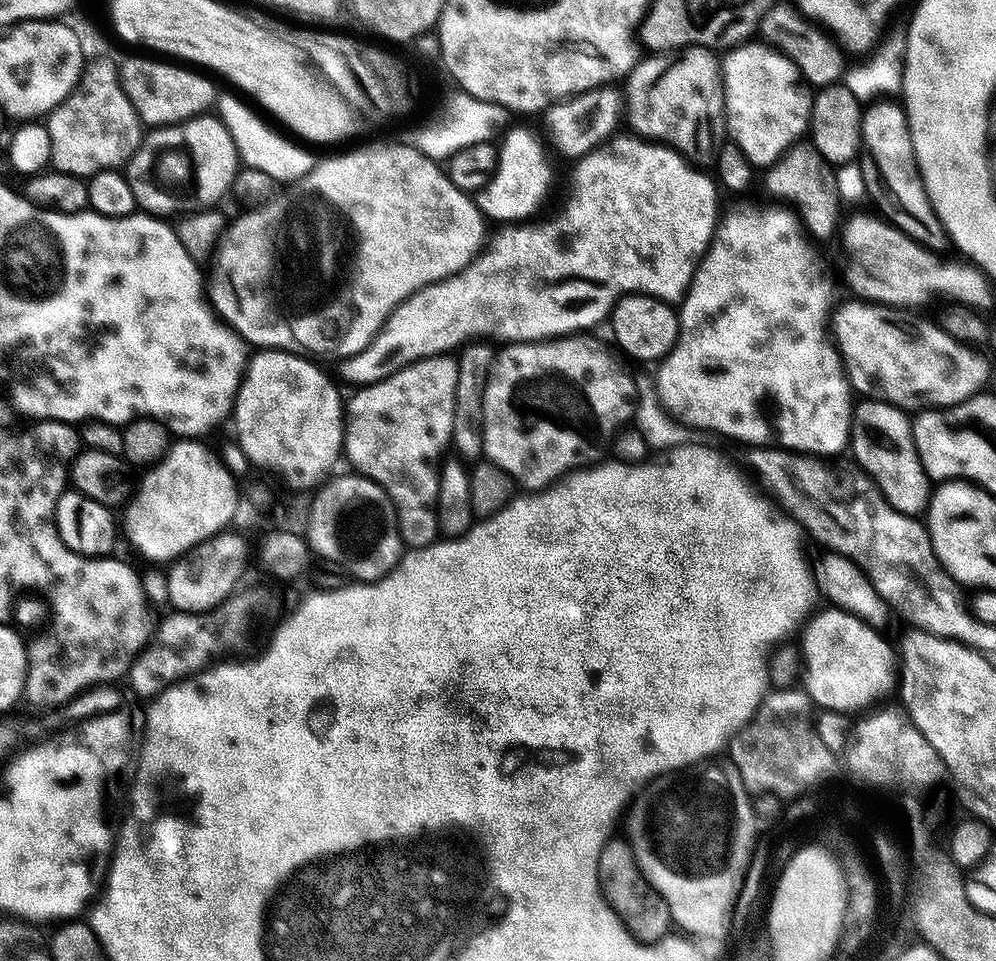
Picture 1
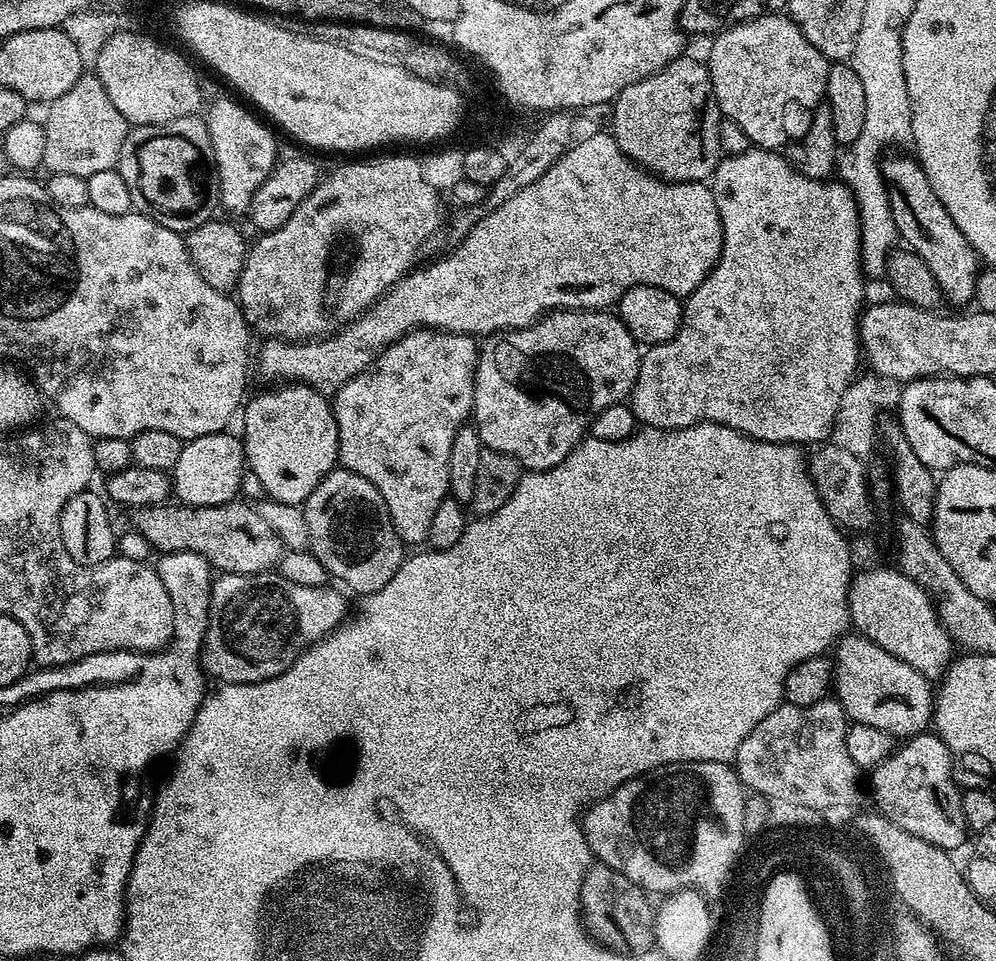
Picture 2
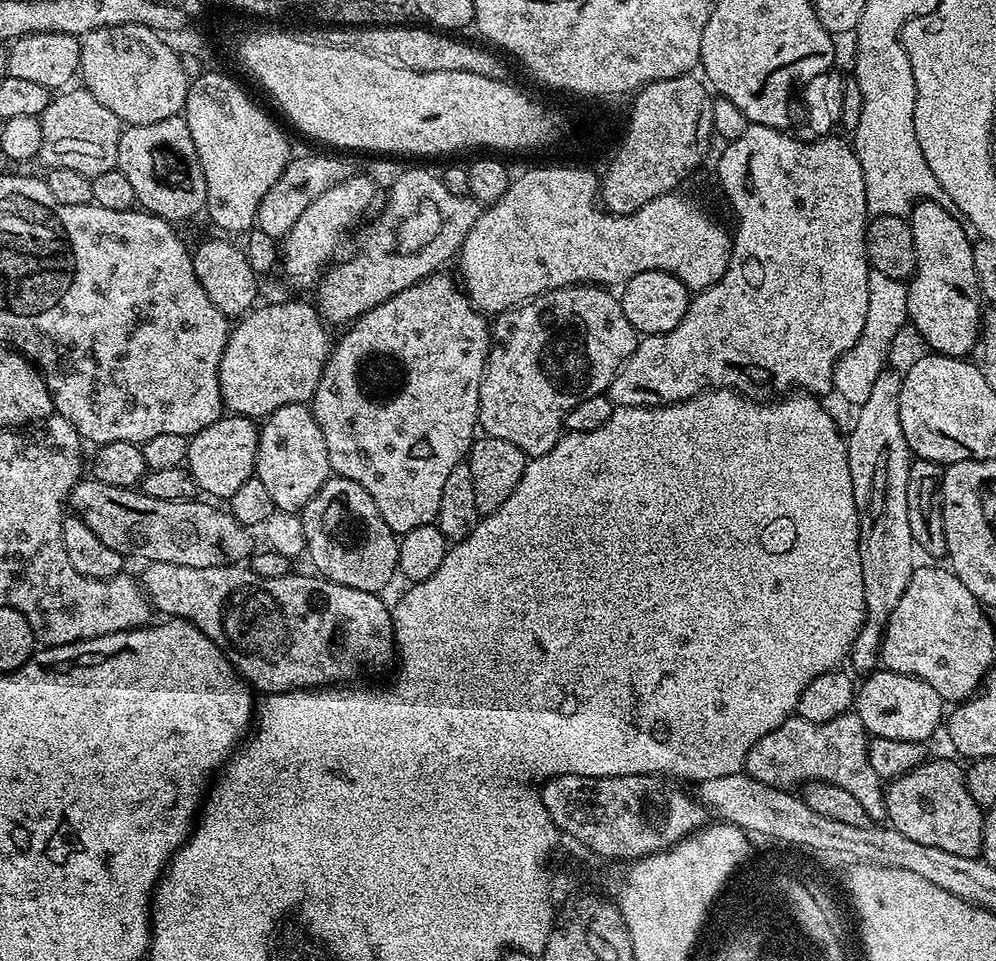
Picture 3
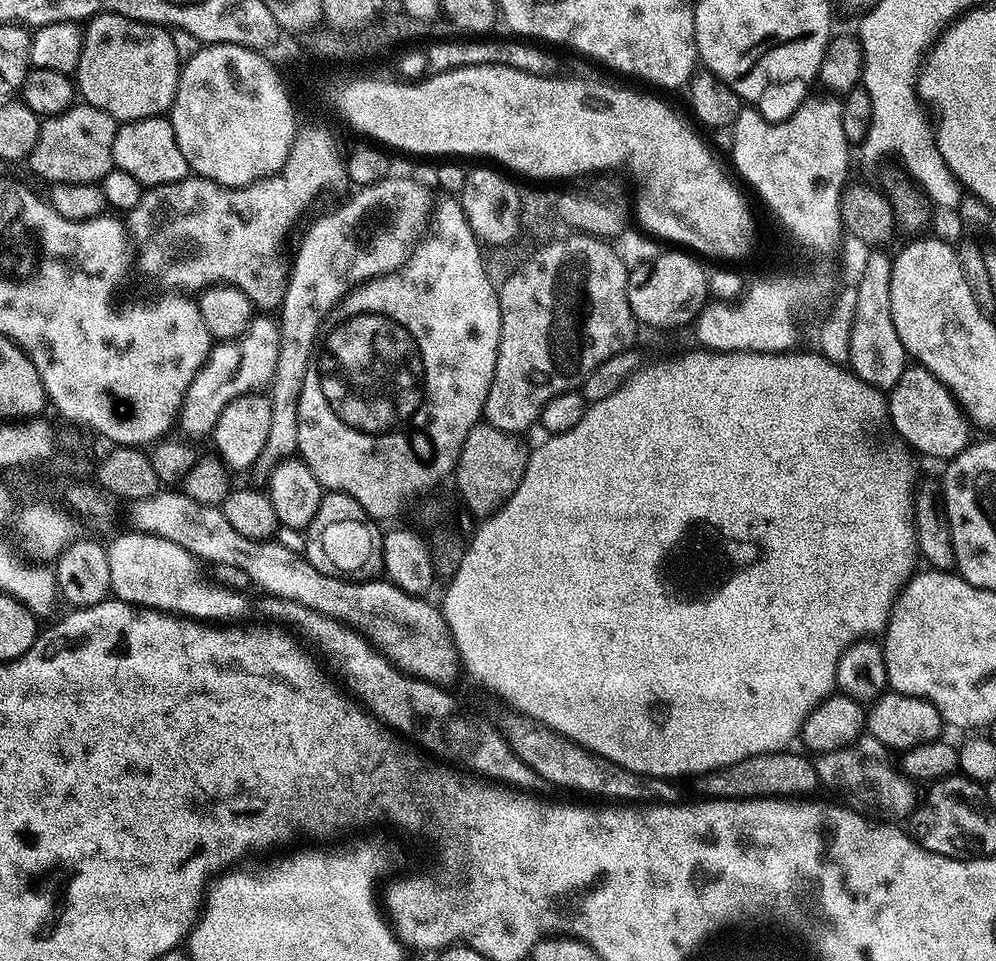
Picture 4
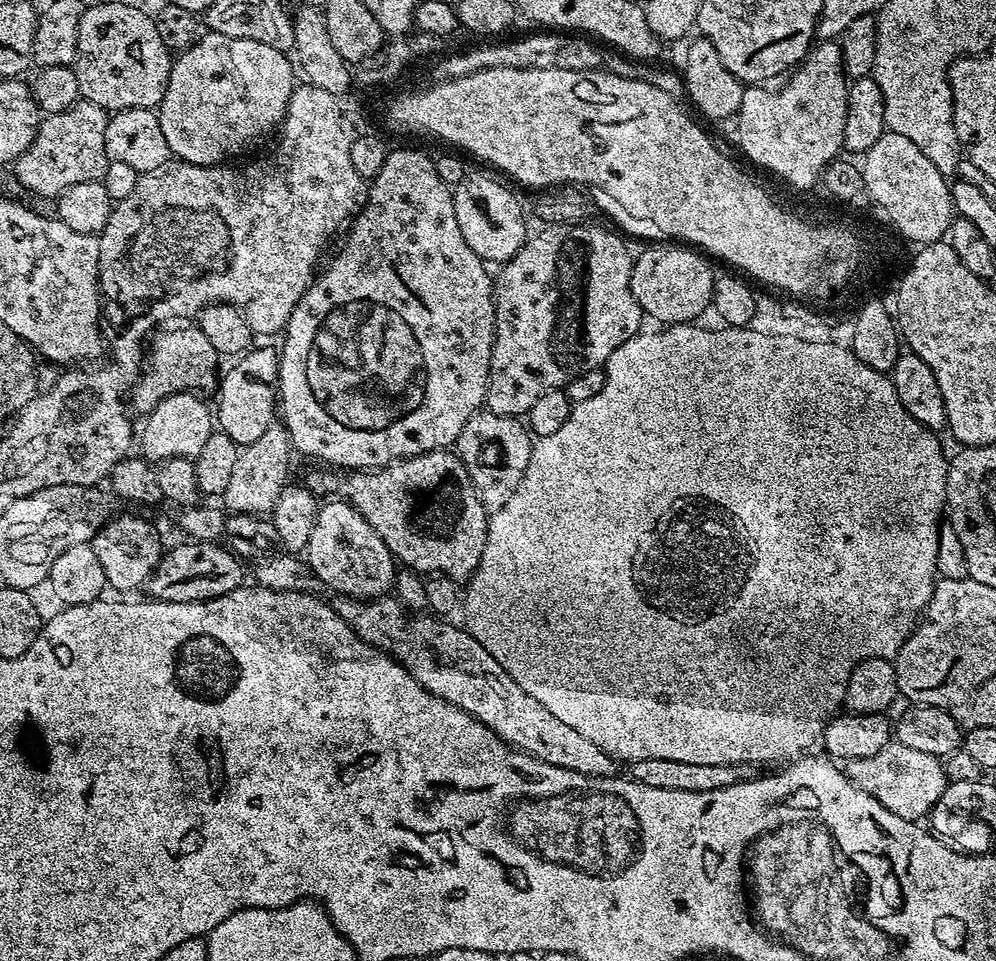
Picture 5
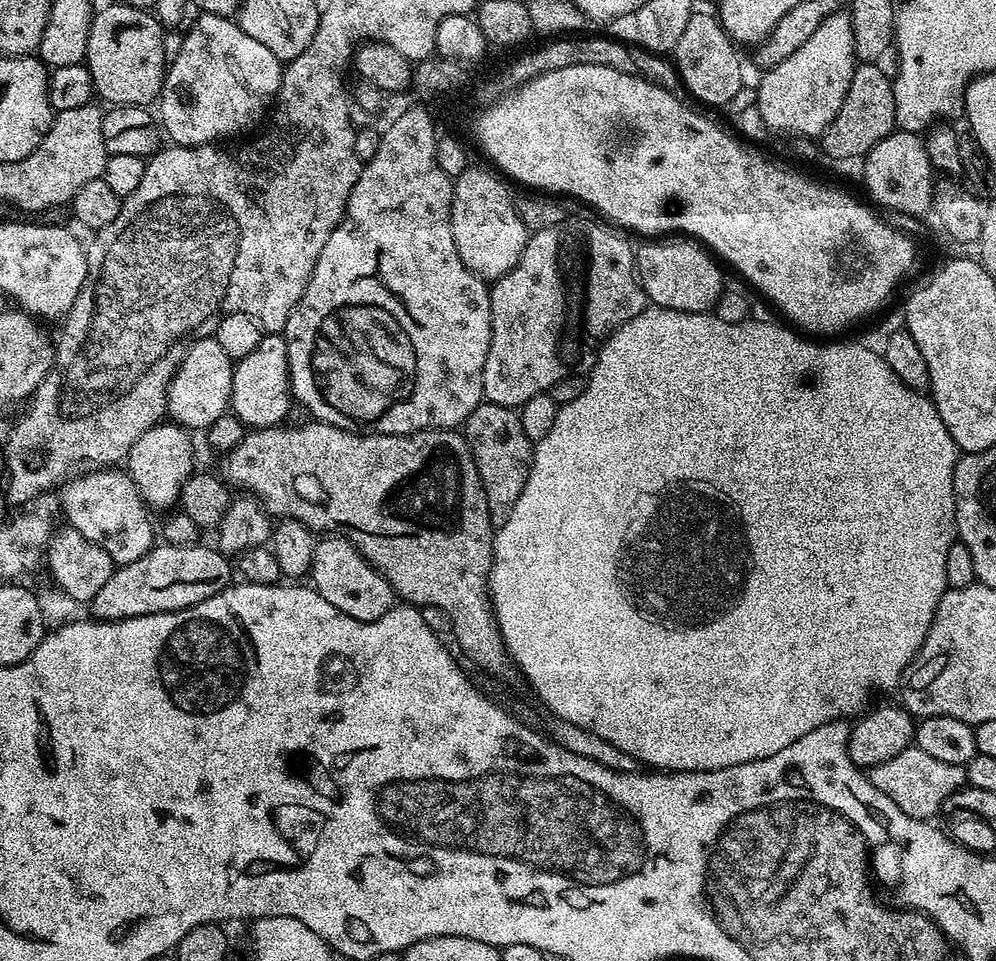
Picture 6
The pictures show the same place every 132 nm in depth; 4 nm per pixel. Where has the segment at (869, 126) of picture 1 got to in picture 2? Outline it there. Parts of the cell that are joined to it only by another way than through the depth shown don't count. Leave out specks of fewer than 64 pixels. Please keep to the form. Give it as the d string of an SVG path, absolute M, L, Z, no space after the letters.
M892 156L889 160L887 157L883 161L881 172L887 185L888 201L899 239L905 240L903 243L925 260L945 301L949 300L952 304L971 301L975 297L978 253L966 238L966 234L958 230L954 218L950 218L946 206L938 198L924 169L915 159L907 160L904 156Z

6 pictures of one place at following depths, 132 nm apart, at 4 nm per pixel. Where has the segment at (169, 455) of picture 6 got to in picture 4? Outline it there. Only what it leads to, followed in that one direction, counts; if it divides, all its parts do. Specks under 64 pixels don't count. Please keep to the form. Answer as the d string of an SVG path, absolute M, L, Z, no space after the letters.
M253 315L250 326L241 336L213 343L211 354L198 374L194 374L194 382L190 382L190 390L186 390L186 398L180 407L178 428L185 432L181 432L185 437L207 437L218 422L222 410L226 410L234 398L259 393L271 385L278 366L280 326L273 317L272 321L268 316L271 315Z

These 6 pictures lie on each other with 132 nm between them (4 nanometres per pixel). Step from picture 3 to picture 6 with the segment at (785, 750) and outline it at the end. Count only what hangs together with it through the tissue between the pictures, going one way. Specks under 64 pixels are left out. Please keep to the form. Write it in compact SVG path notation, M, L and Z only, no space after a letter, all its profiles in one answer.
M915 746L902 750L889 761L869 767L866 775L873 786L882 790L882 794L886 794L886 798L890 798L894 806L902 810L902 814L927 821L931 821L932 815L935 812L937 815L943 809L950 794L960 791L966 784L965 765L930 758L930 754L925 754Z

